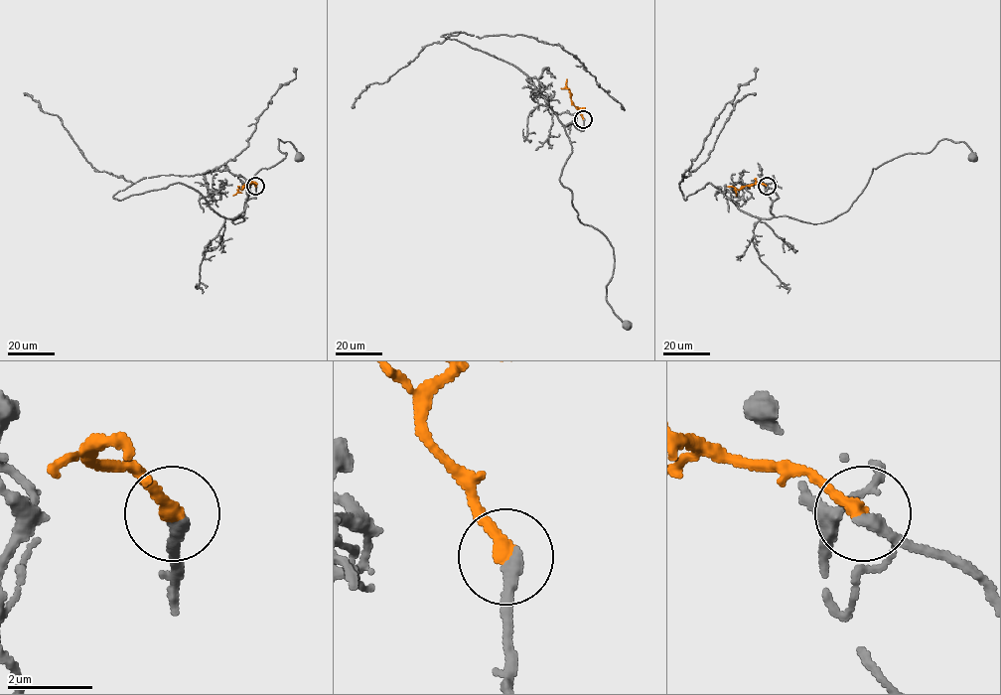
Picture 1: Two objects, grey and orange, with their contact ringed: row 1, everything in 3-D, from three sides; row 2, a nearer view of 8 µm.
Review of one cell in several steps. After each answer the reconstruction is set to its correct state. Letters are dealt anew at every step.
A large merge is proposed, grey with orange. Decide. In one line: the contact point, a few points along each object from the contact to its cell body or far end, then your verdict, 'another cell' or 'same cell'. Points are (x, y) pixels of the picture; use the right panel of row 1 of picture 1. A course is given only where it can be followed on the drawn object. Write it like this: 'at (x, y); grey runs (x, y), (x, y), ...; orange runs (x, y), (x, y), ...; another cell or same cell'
at (767, 186); grey runs (767, 186), (775, 216), (822, 223), (895, 157), (948, 139), (972, 157); orange runs (767, 186), (757, 183), (744, 186), (735, 189), (736, 196); same cell

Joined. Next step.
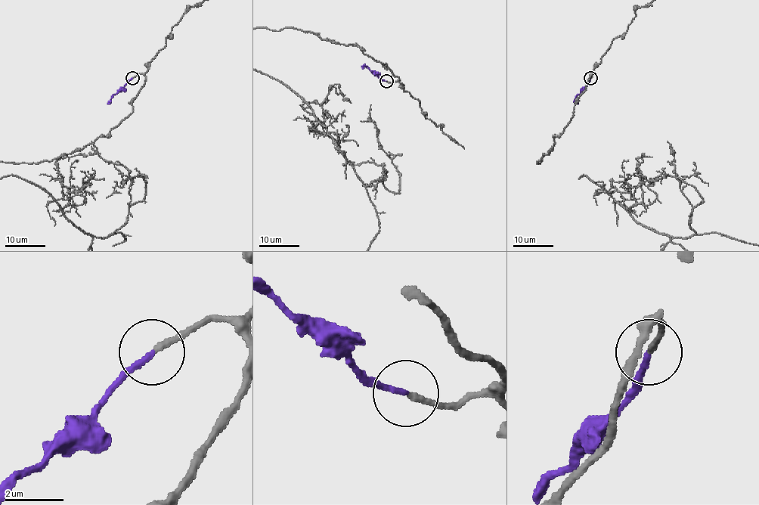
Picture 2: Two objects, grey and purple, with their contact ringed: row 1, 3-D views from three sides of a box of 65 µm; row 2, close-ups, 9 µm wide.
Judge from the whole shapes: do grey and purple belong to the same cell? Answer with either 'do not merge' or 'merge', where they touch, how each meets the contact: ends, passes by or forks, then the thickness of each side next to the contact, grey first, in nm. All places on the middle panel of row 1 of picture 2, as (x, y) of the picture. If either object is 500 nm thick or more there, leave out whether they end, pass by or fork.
merge; place (386, 81); grey ends; purple ends; calibres 200 and 180 nm

